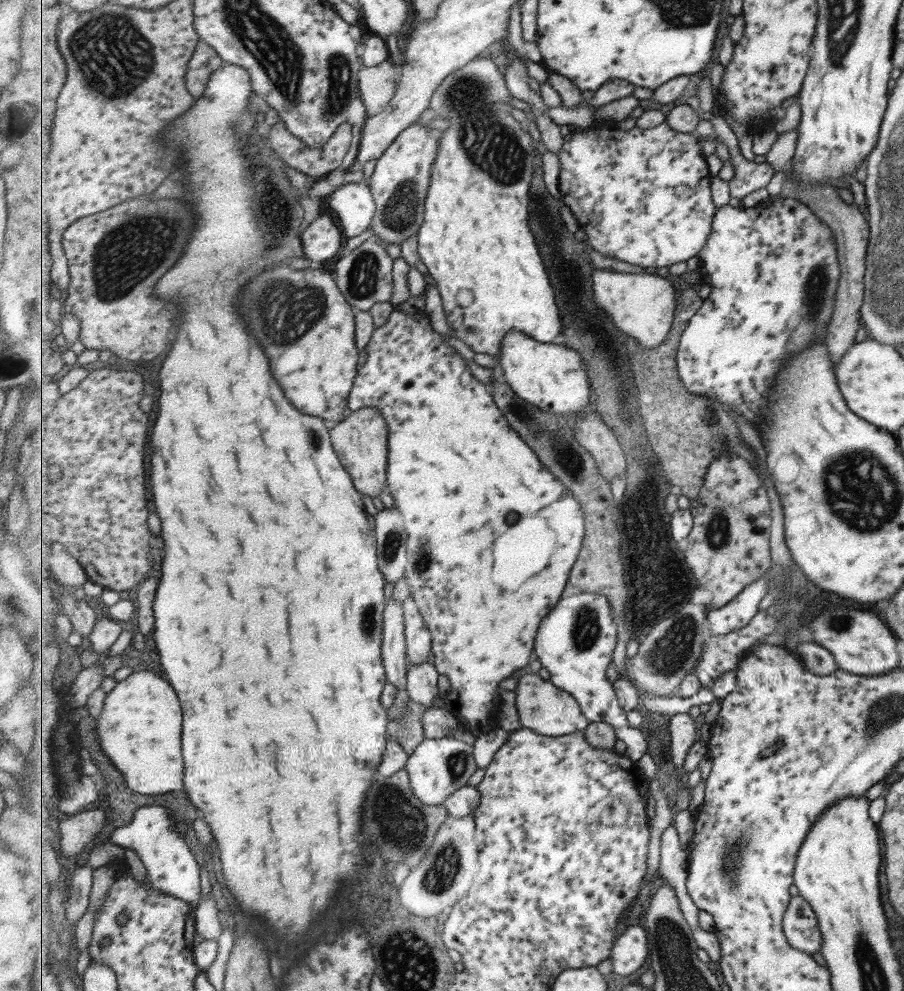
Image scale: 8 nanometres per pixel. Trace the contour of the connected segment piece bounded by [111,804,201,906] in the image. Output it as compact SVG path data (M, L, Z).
M151 804L138 808L128 825L119 827L112 832L111 842L121 848L134 851L147 870L151 884L163 894L171 894L175 898L183 898L192 906L199 904L201 894L201 866L193 856L191 848L183 840L182 833L175 831L171 810L167 806Z

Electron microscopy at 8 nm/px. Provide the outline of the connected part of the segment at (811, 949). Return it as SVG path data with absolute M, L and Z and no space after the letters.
M799 895L790 902L790 908L783 918L783 930L791 946L800 951L813 954L822 950L823 936L819 930L818 918L810 903Z

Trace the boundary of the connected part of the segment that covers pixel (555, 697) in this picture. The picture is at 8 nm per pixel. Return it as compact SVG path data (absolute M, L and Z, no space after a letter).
M537 673L525 674L523 678L519 678L515 693L516 709L522 727L547 737L563 737L585 732L590 726L590 721L583 714L578 698L559 688L553 681L543 680Z

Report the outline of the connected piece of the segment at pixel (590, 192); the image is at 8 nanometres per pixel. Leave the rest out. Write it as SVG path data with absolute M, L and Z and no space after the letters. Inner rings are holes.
M667 120L651 129L635 126L629 131L621 130L617 121L597 121L581 133L573 133L571 139L563 143L561 153L557 154L560 161L559 188L567 206L579 220L579 228L587 234L587 245L599 250L606 257L612 257L621 262L637 265L638 267L670 267L678 262L686 262L689 258L699 256L705 249L708 239L713 232L714 216L717 213L713 194L711 194L711 169L708 158L703 155L701 139L694 133L682 133L670 126Z

